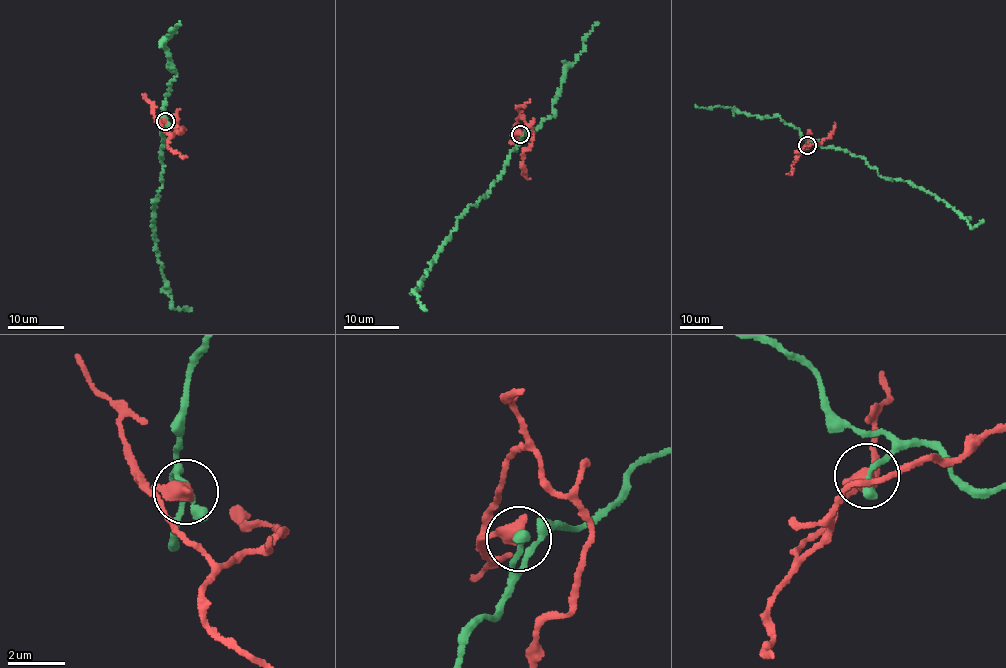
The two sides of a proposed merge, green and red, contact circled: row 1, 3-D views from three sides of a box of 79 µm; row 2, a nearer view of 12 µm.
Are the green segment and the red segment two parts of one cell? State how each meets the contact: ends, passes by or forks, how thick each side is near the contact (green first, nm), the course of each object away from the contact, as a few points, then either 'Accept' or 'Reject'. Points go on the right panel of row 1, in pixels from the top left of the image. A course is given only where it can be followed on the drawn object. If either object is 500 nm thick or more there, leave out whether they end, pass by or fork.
Thickness 280 nm (green) against 600 nm. Course of green: (807, 145), (817, 141), (823, 147), (861, 156), (883, 177), (908, 181), (931, 193), (971, 228), (983, 220). Course of red: (807, 145), (797, 158), (807, 146), (826, 139), (834, 129), (834, 122). Reject

